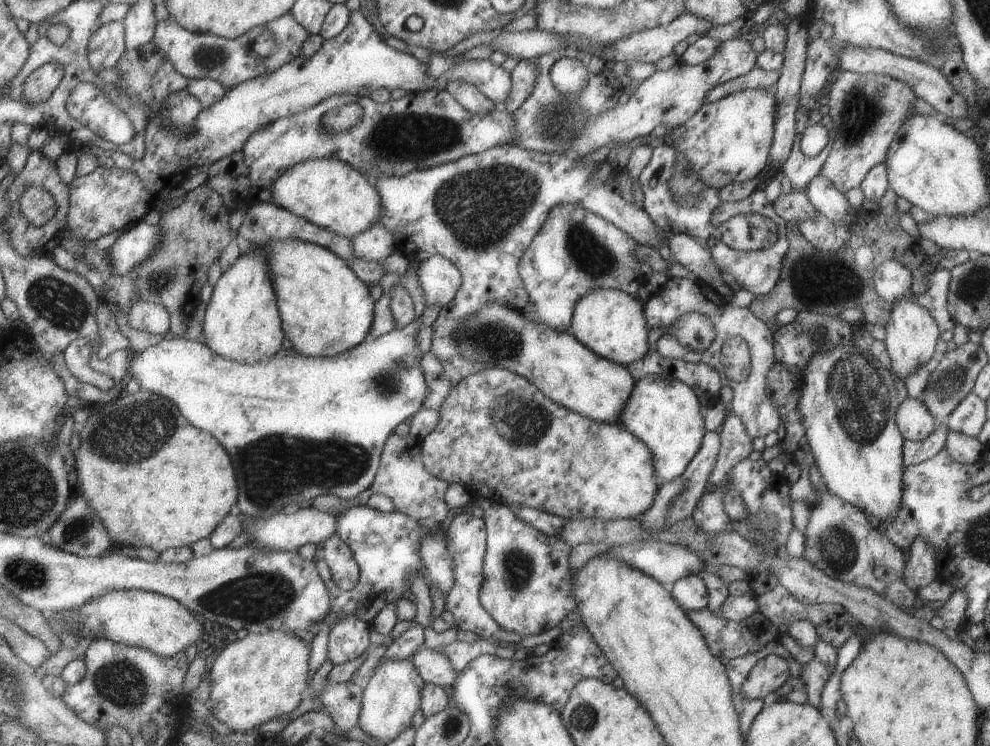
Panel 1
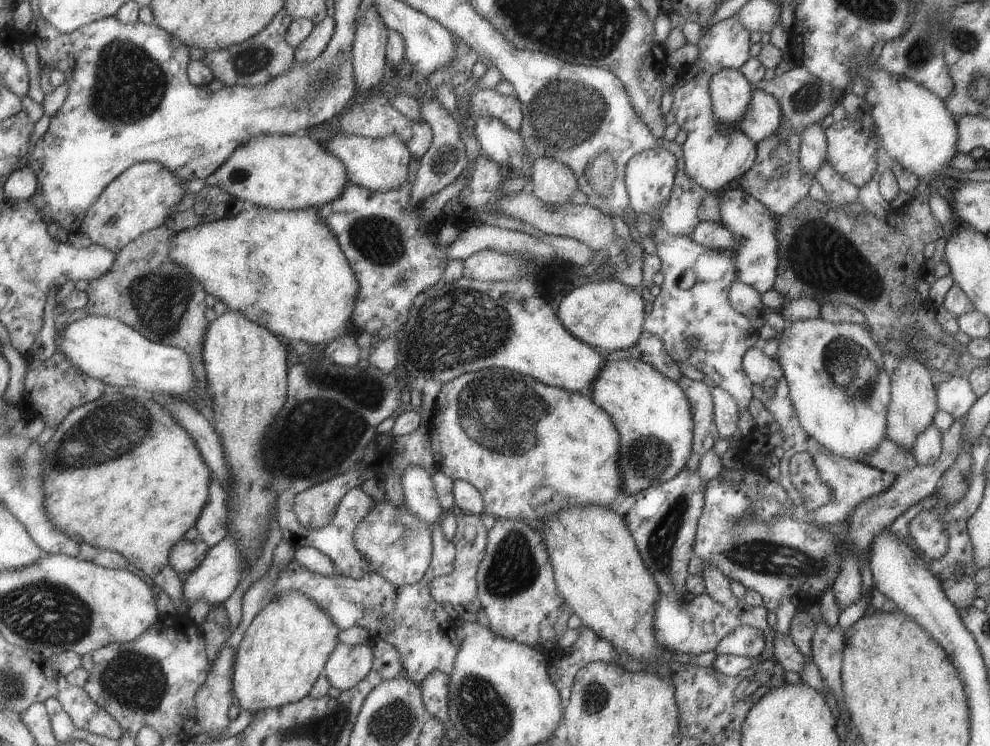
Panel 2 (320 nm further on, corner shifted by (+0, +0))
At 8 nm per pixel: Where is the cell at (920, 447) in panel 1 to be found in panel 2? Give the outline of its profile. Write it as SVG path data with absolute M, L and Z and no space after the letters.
M883 437L878 447L862 460L863 463L880 470L896 475L905 469L910 469L916 464L911 452L898 447L892 440Z

